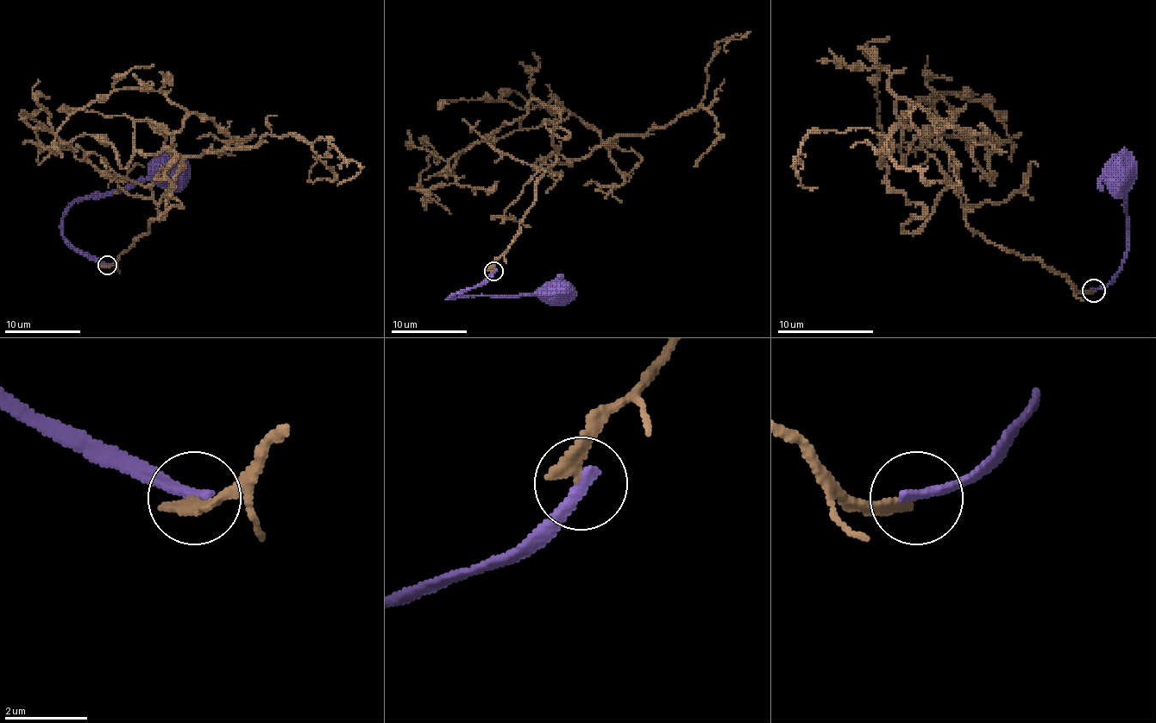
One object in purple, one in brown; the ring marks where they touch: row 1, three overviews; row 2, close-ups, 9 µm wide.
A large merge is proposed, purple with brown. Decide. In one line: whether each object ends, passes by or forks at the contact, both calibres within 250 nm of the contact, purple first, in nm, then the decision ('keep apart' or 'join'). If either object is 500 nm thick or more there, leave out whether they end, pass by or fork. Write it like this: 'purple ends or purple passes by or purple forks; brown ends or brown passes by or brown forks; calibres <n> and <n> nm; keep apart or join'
purple ends; brown ends; calibres 300 and 240 nm; keep apart

